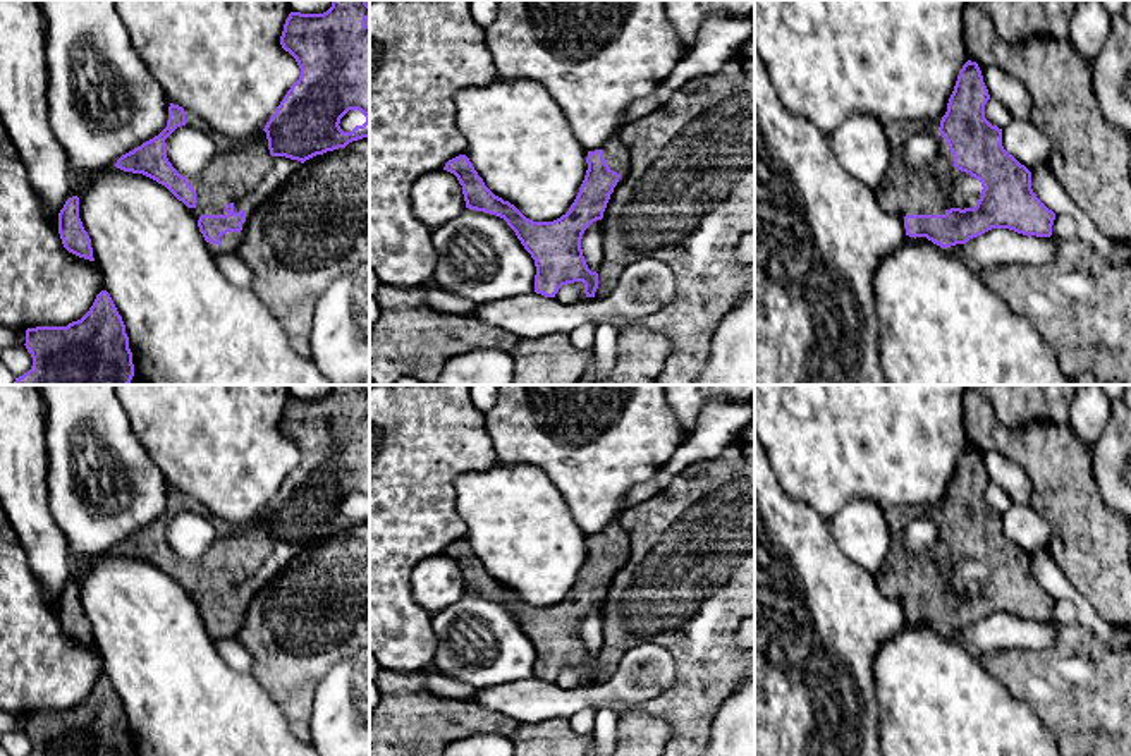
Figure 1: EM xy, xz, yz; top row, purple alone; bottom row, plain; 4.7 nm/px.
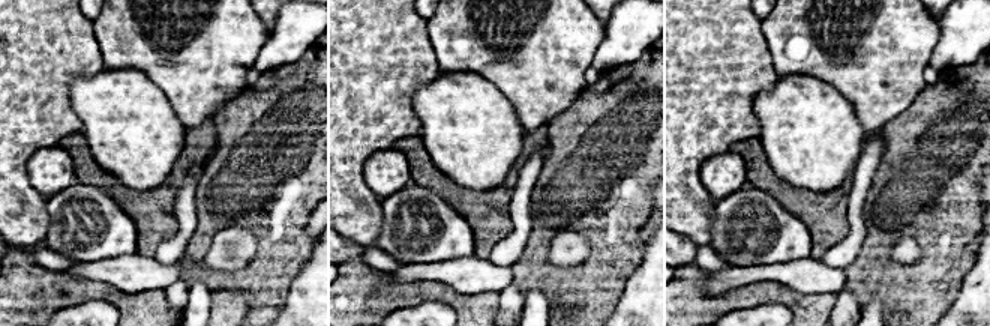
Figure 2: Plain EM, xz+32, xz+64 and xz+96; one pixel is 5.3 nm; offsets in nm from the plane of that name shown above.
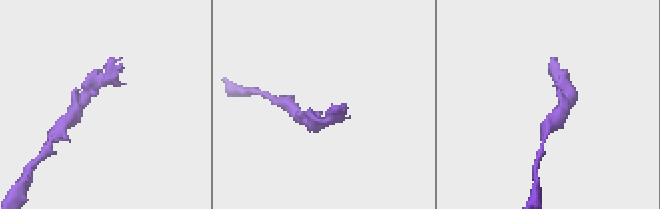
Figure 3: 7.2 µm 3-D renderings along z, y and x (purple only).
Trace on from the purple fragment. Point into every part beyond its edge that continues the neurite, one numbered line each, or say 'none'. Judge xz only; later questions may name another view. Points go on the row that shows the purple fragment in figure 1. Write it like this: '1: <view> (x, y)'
1: xz (617, 162)

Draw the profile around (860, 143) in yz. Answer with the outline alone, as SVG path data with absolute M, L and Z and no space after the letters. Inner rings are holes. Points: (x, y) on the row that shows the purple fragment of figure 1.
M854 113L825 137L837 163L875 191L890 163L887 125L870 113Z

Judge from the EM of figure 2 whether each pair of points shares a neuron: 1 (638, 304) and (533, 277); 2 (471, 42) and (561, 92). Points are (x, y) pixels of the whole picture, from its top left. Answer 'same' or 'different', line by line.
1: different
2: same

